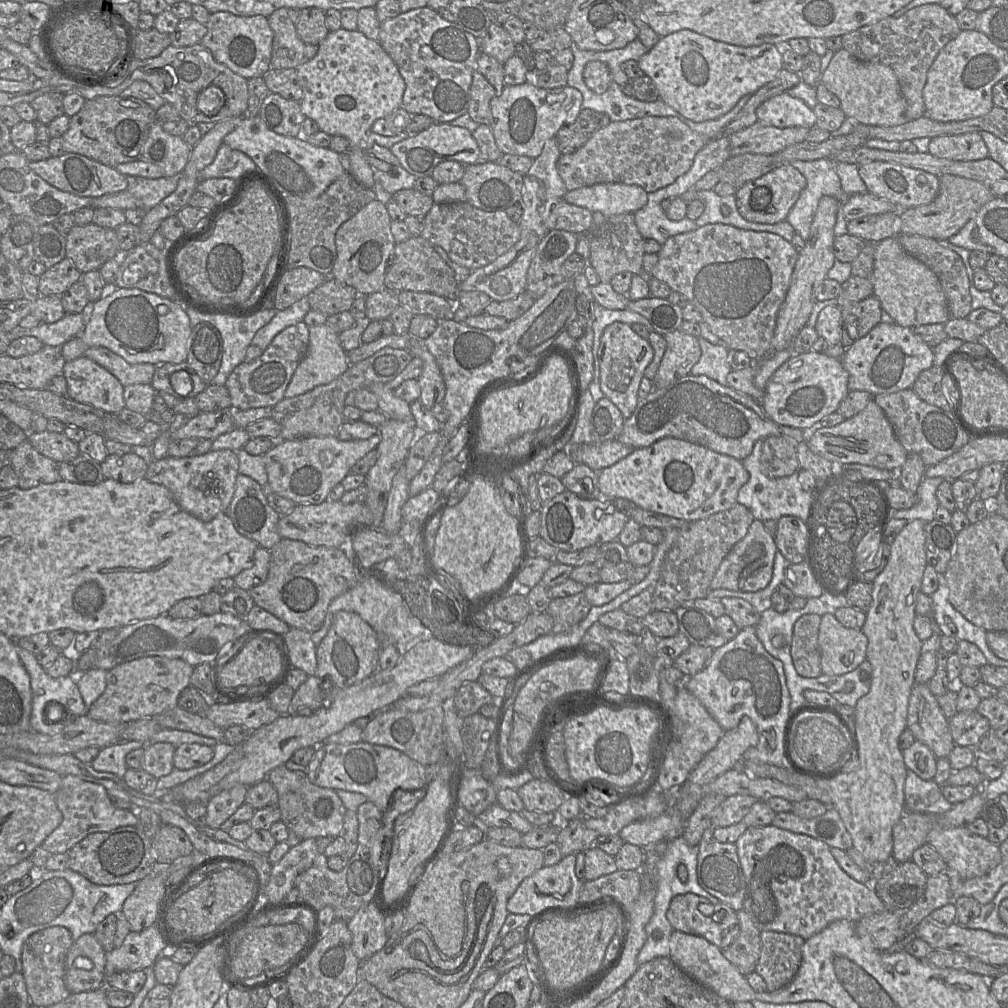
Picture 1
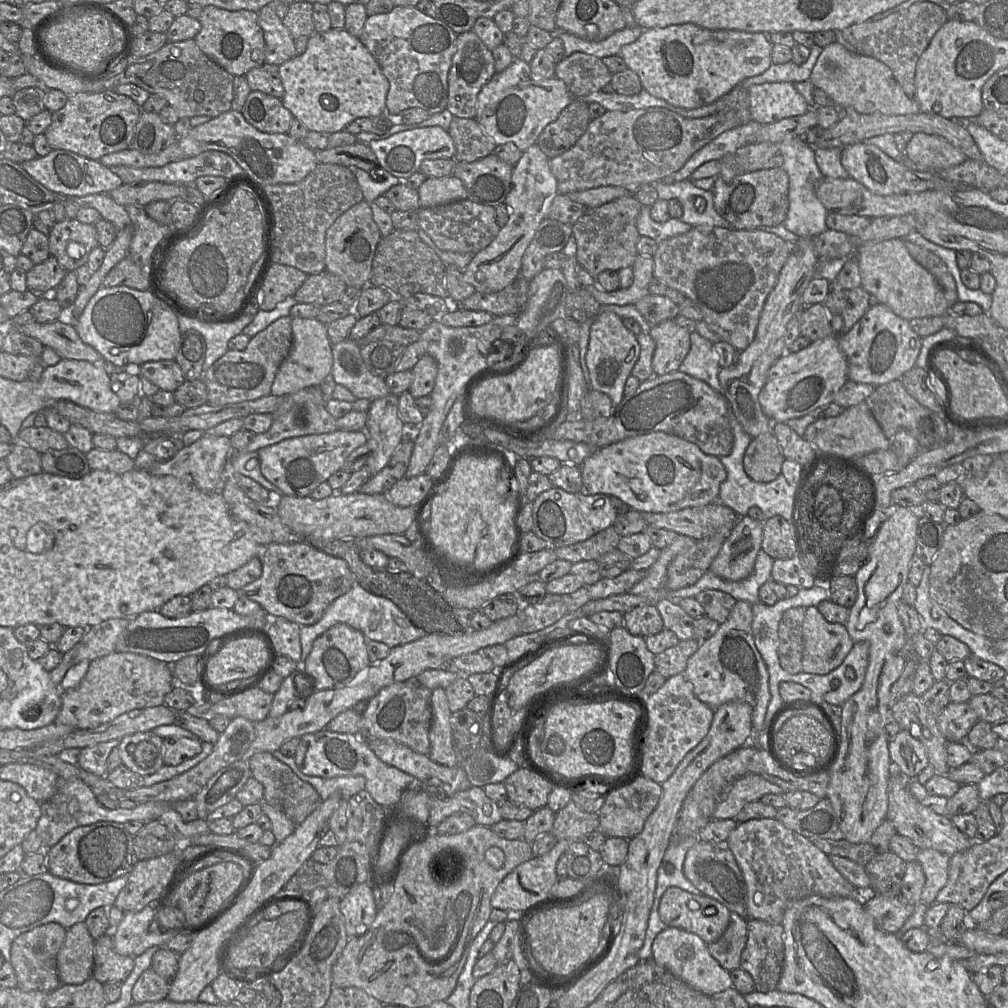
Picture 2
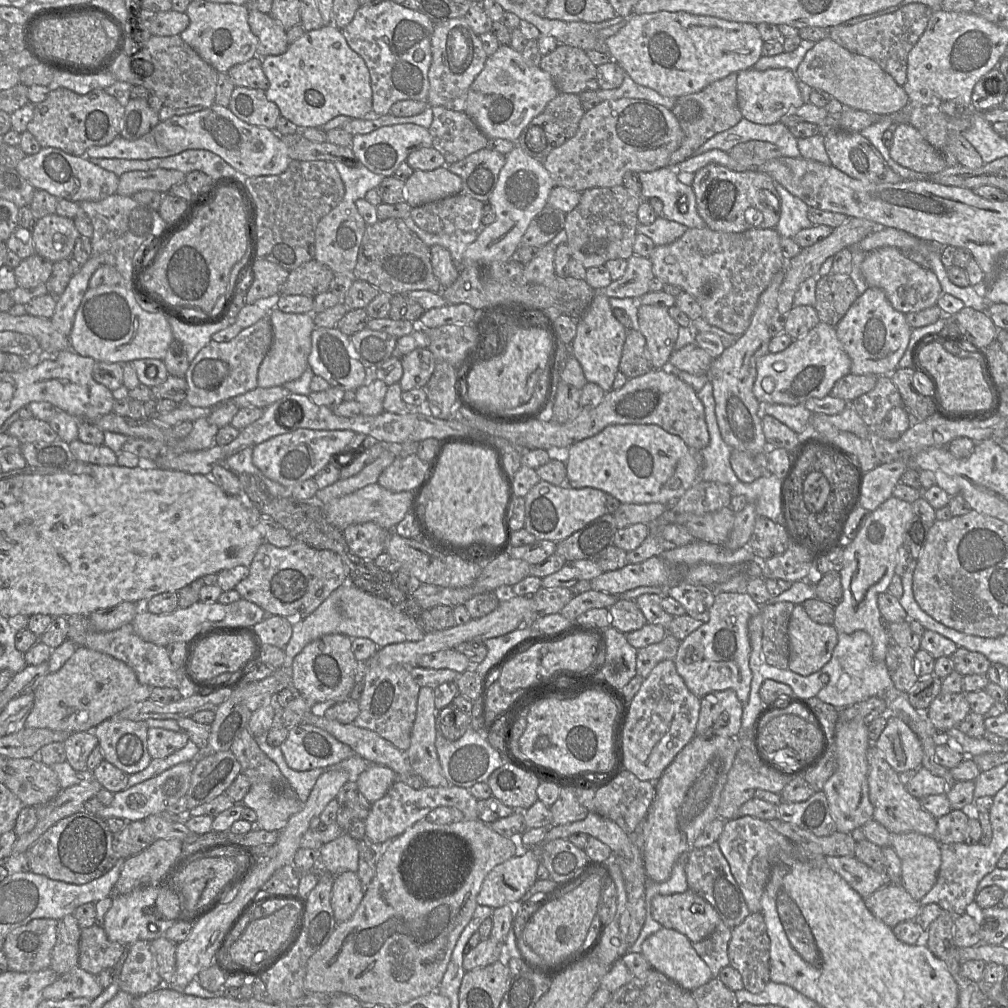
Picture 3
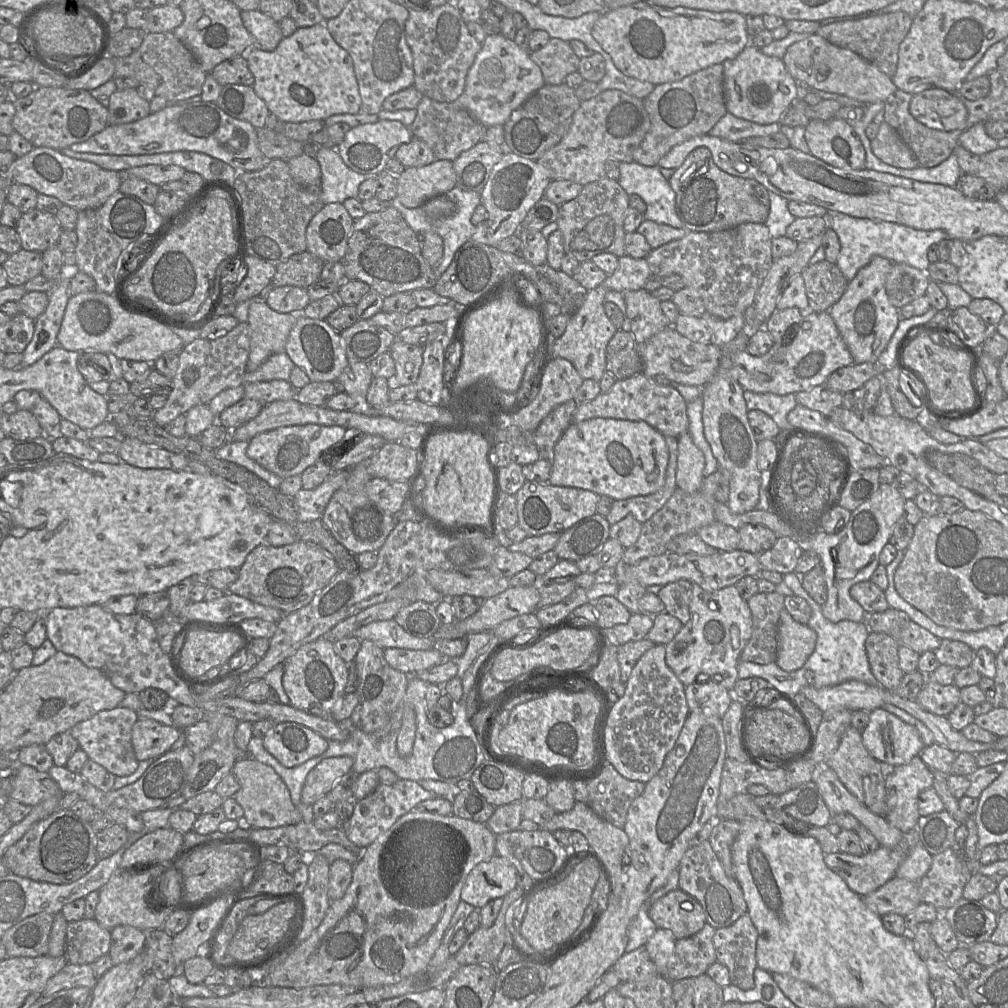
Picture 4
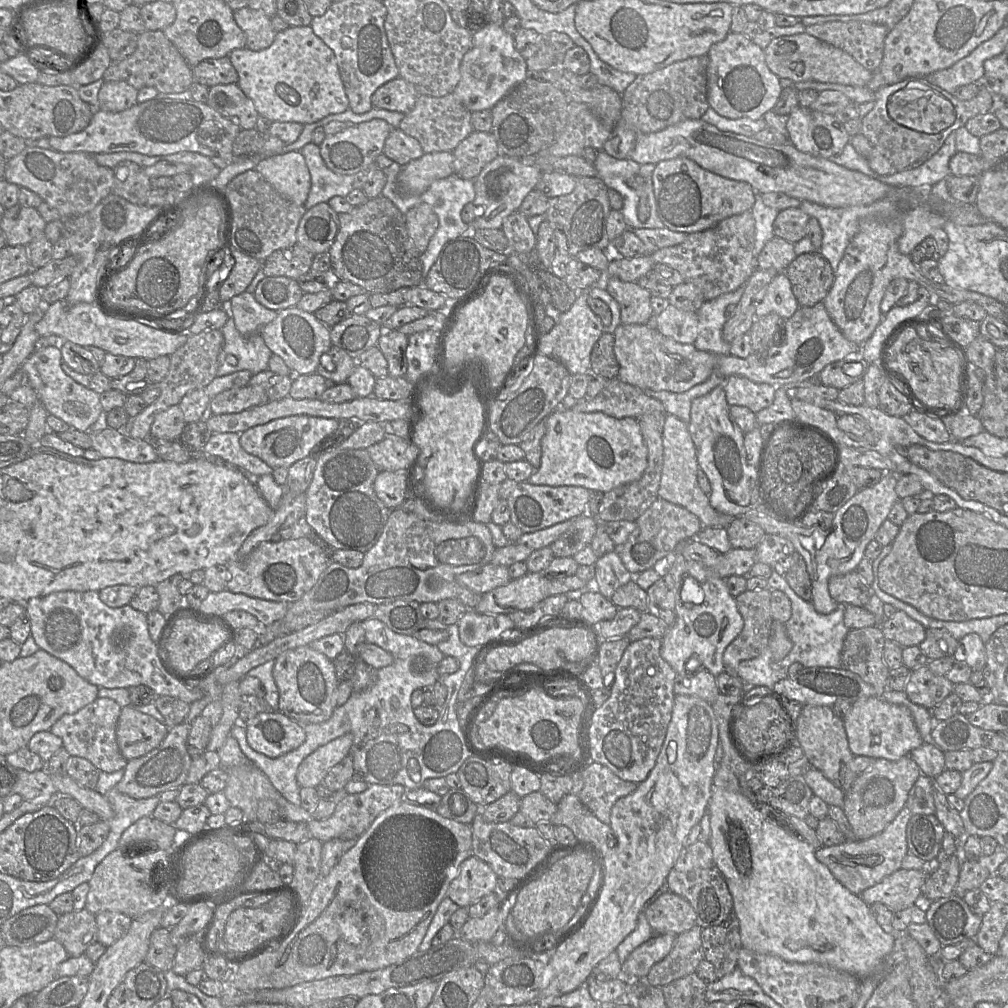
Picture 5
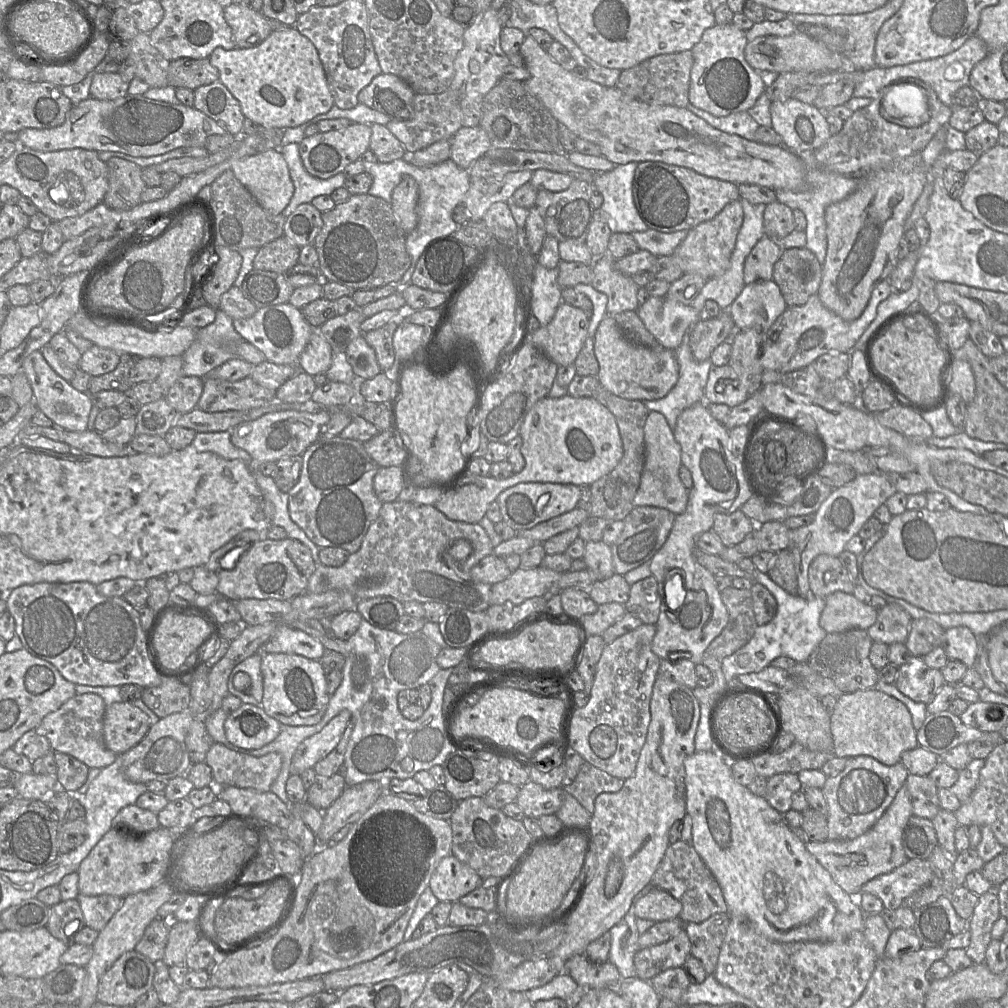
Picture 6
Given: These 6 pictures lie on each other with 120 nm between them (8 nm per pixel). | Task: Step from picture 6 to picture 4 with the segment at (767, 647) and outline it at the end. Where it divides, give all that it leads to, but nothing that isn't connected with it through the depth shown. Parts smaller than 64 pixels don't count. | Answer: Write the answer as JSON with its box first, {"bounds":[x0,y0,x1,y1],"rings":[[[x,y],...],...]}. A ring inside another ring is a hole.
{"bounds":[783,572,881,689],"rings":[[[795,572],[783,574],[785,584],[794,595],[806,600],[811,607],[811,616],[807,625],[817,634],[813,653],[805,662],[804,668],[808,671],[805,678],[816,689],[831,687],[849,680],[858,680],[872,686],[881,686],[873,675],[865,648],[866,639],[871,632],[865,623],[842,620],[836,623],[828,620],[821,612],[821,605],[816,603],[801,584],[801,576]]]}

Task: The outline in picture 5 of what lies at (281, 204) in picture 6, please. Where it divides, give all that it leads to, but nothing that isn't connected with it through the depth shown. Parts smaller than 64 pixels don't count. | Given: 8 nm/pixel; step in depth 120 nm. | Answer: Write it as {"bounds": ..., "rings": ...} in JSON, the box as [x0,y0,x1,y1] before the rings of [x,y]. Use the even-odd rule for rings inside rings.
{"bounds":[255,151,311,205],"rings":[[[300,151],[263,158],[257,163],[255,170],[291,202],[303,205],[307,200],[311,177]]]}

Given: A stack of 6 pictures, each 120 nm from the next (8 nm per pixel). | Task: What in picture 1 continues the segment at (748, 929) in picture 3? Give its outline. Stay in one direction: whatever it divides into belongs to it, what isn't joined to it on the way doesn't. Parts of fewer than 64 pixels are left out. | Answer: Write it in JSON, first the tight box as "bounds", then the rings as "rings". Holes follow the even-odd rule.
{"bounds":[754,931,805,992],"rings":[[[761,931],[760,939],[761,954],[754,972],[764,979],[767,991],[774,992],[788,985],[796,976],[802,962],[802,947],[805,939],[774,931]]]}

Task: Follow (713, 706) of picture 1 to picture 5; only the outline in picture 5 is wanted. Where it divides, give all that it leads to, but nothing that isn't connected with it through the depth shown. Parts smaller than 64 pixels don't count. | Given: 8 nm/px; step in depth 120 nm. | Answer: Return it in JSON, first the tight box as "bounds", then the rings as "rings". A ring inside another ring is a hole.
{"bounds":[660,578,743,677],"rings":[[[709,578],[699,583],[697,596],[692,601],[683,600],[680,592],[675,599],[676,620],[661,639],[660,655],[674,669],[677,675],[688,674],[687,661],[694,658],[700,662],[701,669],[708,670],[715,677],[724,672],[723,654],[727,646],[743,629],[743,618],[733,597],[722,578]]]}

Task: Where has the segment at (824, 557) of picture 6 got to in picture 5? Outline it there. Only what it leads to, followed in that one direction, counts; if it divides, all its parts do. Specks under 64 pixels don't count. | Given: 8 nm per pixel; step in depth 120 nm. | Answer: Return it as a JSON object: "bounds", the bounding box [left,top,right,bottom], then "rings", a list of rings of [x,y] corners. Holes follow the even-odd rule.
{"bounds":[828,571,872,607],"rings":[[[855,571],[831,577],[828,590],[839,605],[864,607],[872,595],[871,586],[866,585]]]}

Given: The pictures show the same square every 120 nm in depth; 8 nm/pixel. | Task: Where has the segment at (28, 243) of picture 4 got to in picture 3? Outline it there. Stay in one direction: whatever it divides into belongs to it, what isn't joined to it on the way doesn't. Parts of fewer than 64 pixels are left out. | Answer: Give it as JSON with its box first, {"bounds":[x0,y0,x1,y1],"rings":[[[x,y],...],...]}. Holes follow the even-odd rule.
{"bounds":[31,214,77,263],"rings":[[[56,214],[39,218],[31,230],[35,254],[52,263],[70,259],[77,238],[77,231],[71,218]]]}

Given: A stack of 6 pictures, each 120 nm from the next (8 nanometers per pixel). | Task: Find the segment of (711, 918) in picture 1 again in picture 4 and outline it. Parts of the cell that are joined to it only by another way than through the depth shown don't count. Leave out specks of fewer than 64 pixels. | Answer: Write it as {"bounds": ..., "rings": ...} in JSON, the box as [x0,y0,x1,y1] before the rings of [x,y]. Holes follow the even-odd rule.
{"bounds":[648,889,706,940],"rings":[[[680,889],[653,902],[648,915],[658,928],[672,931],[677,940],[693,936],[706,924],[701,904]]]}

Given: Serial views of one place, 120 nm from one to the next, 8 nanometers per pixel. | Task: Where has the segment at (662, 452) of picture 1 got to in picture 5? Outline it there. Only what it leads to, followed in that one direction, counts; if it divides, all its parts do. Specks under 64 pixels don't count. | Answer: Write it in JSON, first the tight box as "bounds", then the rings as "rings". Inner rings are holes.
{"bounds":[526,409,647,493],"rings":[[[572,409],[554,410],[546,417],[540,465],[526,482],[580,486],[605,493],[640,479],[647,467],[647,457],[647,446],[636,418],[614,418],[602,412],[575,412]]]}

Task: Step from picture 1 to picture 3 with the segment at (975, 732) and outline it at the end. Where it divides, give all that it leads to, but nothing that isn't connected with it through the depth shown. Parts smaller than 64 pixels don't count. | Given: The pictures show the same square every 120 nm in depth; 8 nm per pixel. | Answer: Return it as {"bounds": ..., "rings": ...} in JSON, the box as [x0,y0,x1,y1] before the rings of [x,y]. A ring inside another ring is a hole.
{"bounds":[923,693,971,732],"rings":[[[940,693],[923,712],[939,732],[957,728],[971,712],[965,693]]]}

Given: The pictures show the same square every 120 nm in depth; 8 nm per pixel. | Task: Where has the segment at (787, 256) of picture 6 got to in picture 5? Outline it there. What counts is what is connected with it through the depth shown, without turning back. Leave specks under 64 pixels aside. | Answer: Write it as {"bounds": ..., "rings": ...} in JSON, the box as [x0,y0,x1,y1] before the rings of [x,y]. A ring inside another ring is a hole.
{"bounds":[784,252,834,307],"rings":[[[819,252],[796,255],[784,273],[800,307],[822,302],[834,282],[834,270]]]}

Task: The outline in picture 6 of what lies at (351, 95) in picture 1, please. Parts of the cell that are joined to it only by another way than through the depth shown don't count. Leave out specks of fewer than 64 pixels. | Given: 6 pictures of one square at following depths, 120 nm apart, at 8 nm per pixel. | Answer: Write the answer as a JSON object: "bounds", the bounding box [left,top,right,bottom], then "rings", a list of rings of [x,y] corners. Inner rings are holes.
{"bounds":[209,27,335,127],"rings":[[[295,27],[272,31],[261,44],[253,48],[225,50],[218,47],[211,53],[209,61],[218,70],[219,80],[239,101],[244,116],[264,127],[297,127],[320,114],[327,113],[335,105],[315,46]]]}

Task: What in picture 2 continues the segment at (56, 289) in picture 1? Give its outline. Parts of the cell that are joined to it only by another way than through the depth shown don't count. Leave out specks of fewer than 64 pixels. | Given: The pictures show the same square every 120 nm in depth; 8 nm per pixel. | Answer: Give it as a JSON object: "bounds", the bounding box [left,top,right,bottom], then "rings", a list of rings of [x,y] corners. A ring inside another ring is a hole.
{"bounds":[27,256,67,295],"rings":[[[50,256],[44,262],[35,264],[31,270],[27,271],[27,287],[38,295],[49,295],[59,285],[67,272],[56,258]]]}

